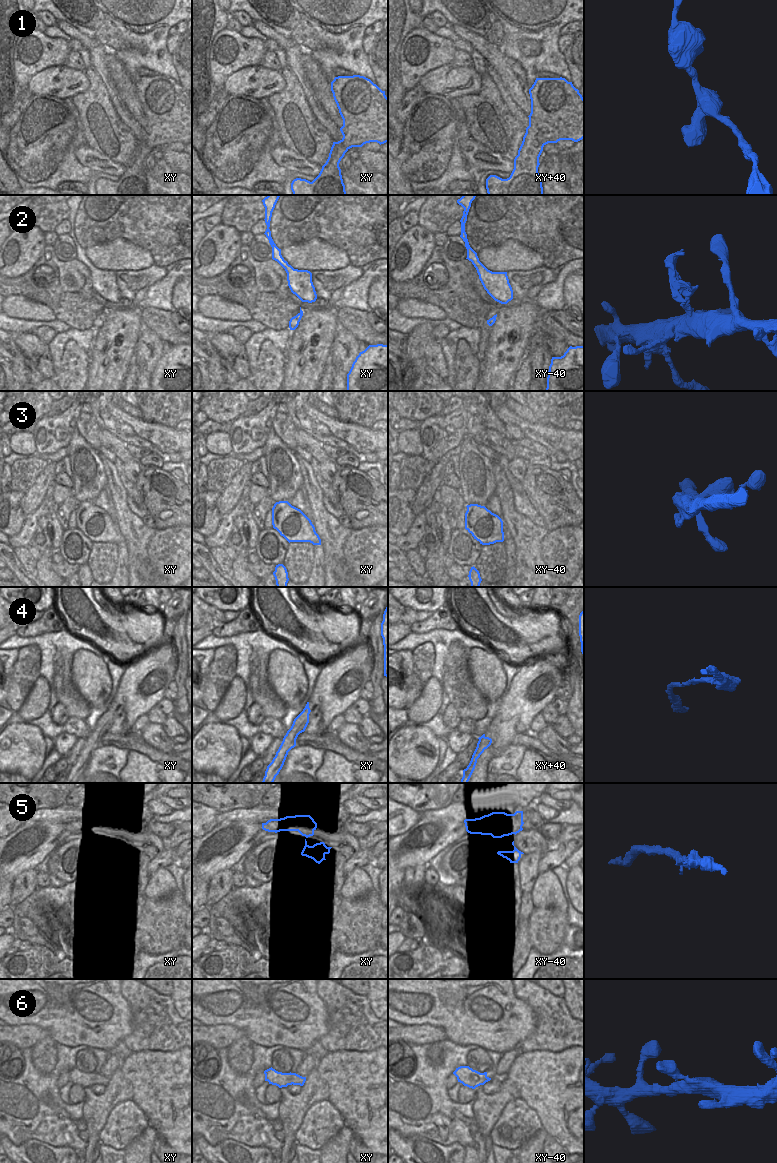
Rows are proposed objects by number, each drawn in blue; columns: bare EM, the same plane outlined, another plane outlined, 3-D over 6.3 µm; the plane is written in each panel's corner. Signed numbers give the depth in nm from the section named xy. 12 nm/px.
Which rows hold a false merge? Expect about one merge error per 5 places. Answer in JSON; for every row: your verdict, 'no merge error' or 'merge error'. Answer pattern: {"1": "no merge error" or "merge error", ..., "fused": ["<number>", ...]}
{"1": "no merge error", "2": "no merge error", "3": "no merge error", "4": "no merge error", "5": "no merge error", "6": "no merge error", "fused": []}

